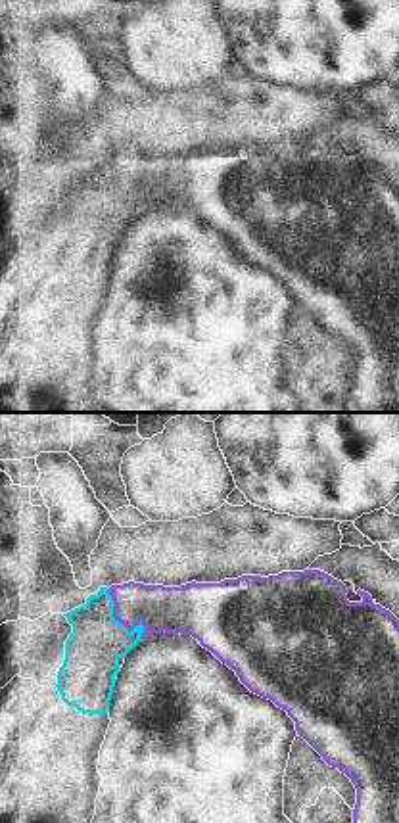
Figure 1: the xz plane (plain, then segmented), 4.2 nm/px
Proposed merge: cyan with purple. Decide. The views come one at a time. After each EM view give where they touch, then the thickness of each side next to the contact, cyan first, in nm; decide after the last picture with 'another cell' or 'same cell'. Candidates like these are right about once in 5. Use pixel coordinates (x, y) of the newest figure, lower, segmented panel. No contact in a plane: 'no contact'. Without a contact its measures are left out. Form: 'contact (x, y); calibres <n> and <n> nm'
contact (121, 624); calibres 240 and 190 nm

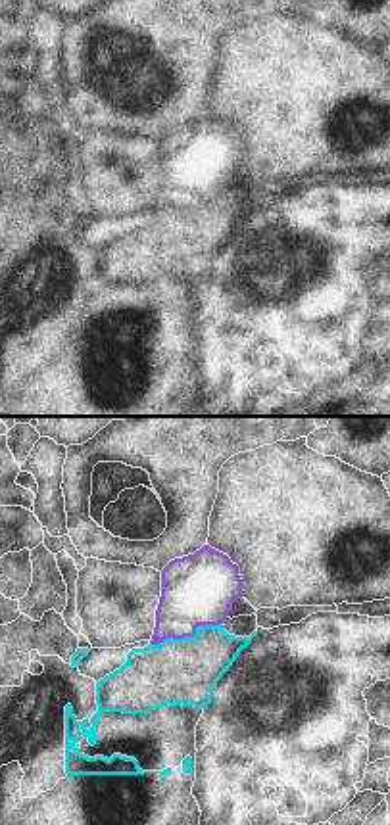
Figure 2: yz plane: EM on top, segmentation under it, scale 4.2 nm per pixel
contact (187, 637); calibres 280 and 300 nm

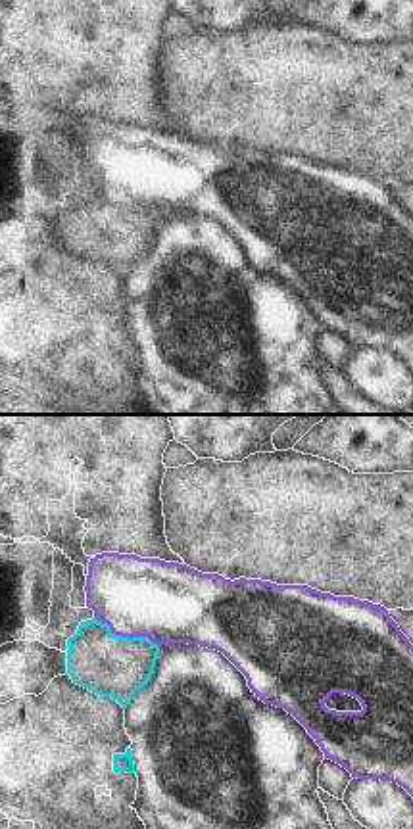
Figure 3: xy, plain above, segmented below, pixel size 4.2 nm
contact (125, 638); calibres 260 and 340 nm

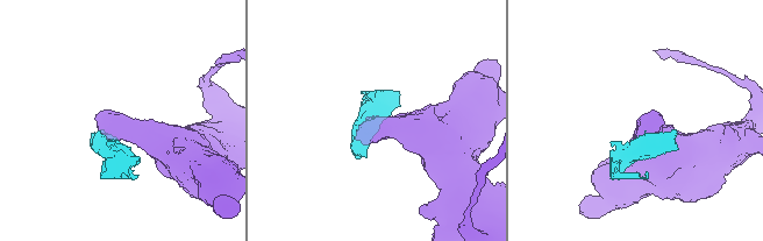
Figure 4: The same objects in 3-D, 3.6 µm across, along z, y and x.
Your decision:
another cell

